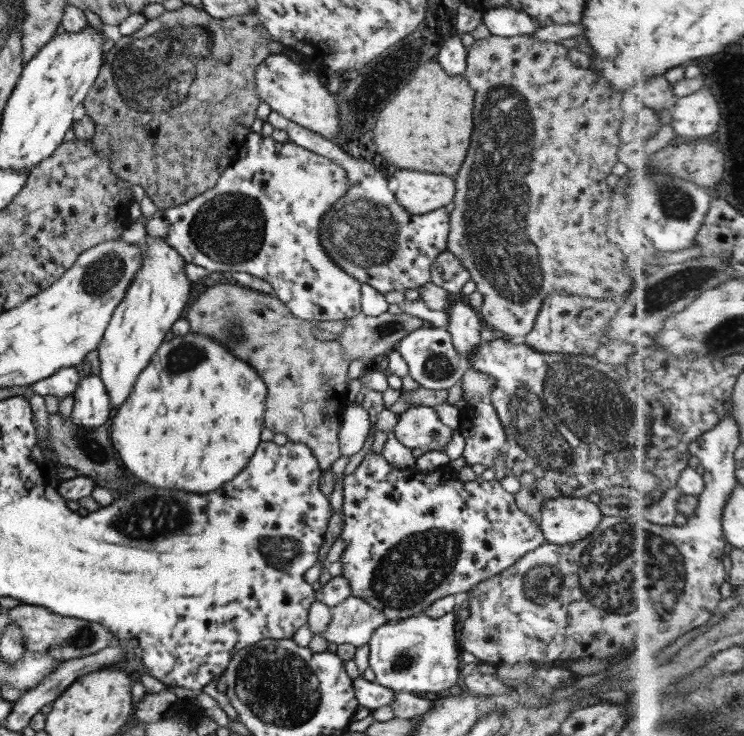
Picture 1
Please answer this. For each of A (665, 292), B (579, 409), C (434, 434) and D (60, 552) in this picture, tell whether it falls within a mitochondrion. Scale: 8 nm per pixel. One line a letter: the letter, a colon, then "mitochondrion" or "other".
A: mitochondrion
B: mitochondrion
C: mitochondrion
D: other

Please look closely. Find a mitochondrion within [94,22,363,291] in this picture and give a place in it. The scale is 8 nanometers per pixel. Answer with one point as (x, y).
(145, 66)

